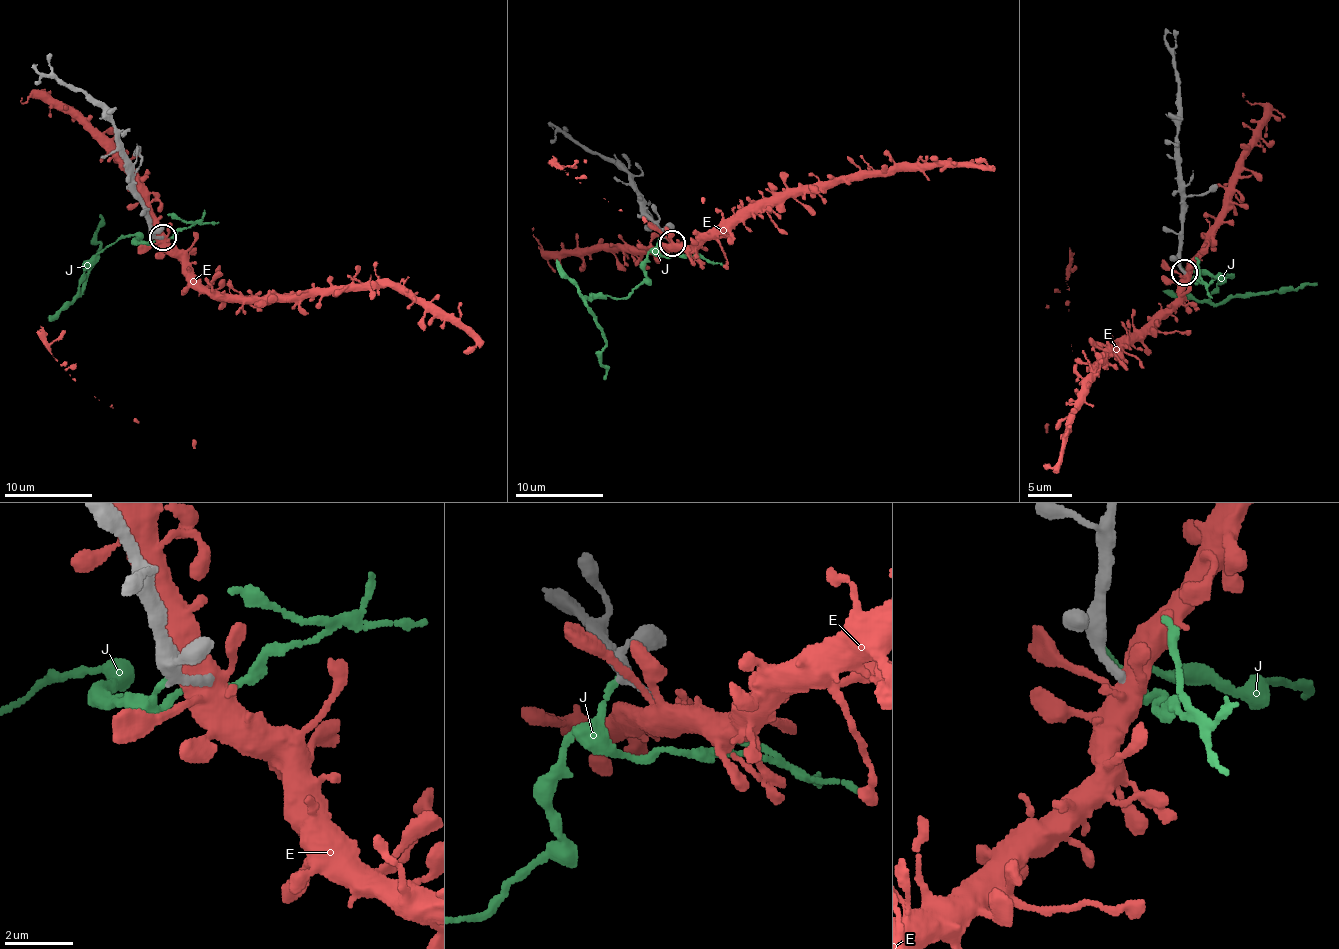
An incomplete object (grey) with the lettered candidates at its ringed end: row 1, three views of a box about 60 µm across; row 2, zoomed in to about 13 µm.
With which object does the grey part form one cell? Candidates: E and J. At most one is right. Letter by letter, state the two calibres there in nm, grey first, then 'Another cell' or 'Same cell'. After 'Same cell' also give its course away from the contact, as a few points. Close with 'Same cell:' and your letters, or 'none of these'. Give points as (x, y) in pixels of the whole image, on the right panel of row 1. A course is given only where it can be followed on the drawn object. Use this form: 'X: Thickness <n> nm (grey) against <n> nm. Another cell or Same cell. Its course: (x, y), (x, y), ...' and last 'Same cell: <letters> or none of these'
E: Thickness 240 nm (grey) against 550 nm. Another cell
J: Thickness 320 nm (grey) against 160 nm. Another cell
Same cell: none of these

